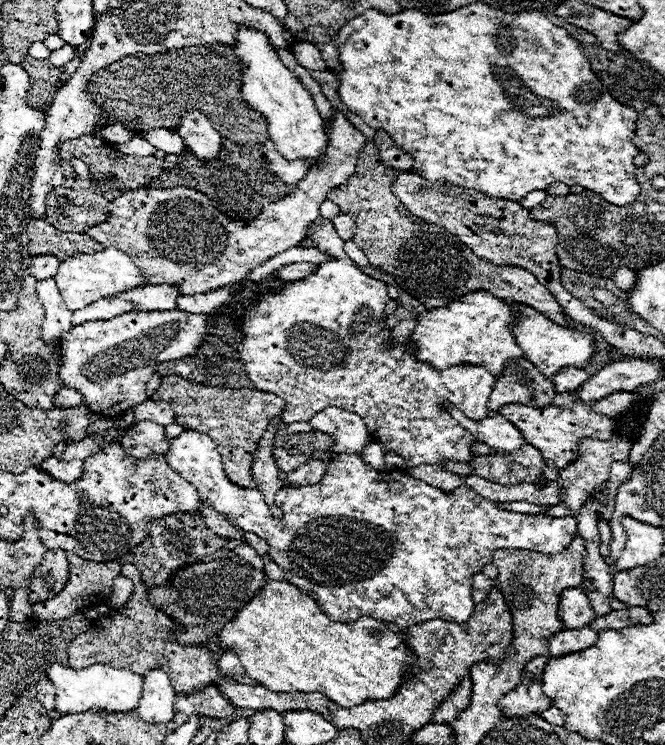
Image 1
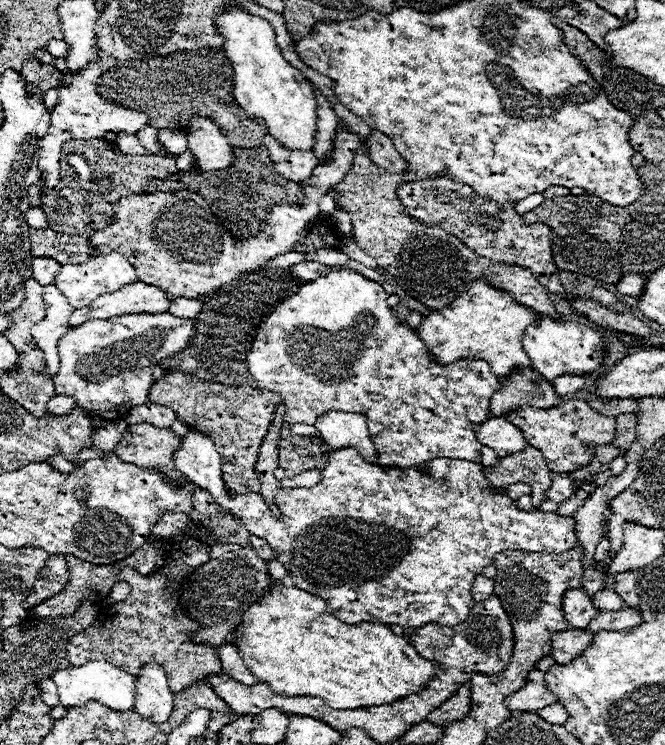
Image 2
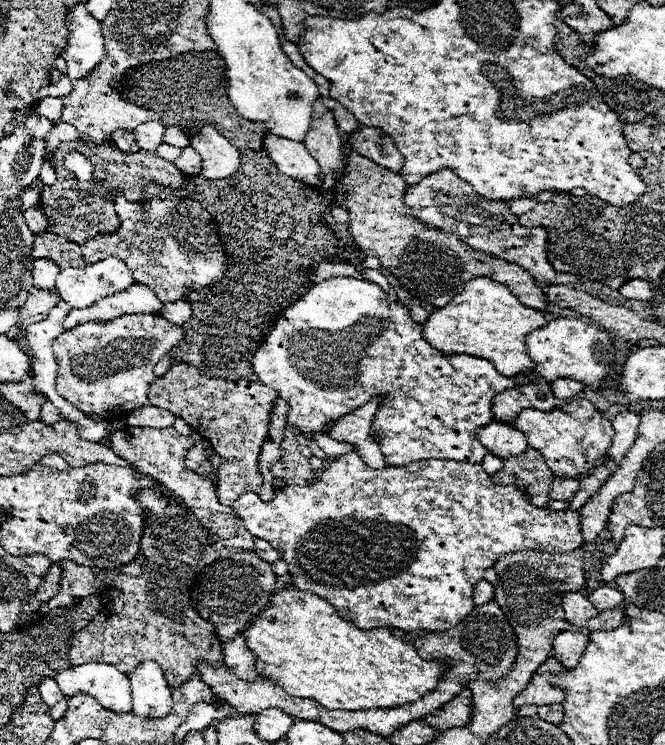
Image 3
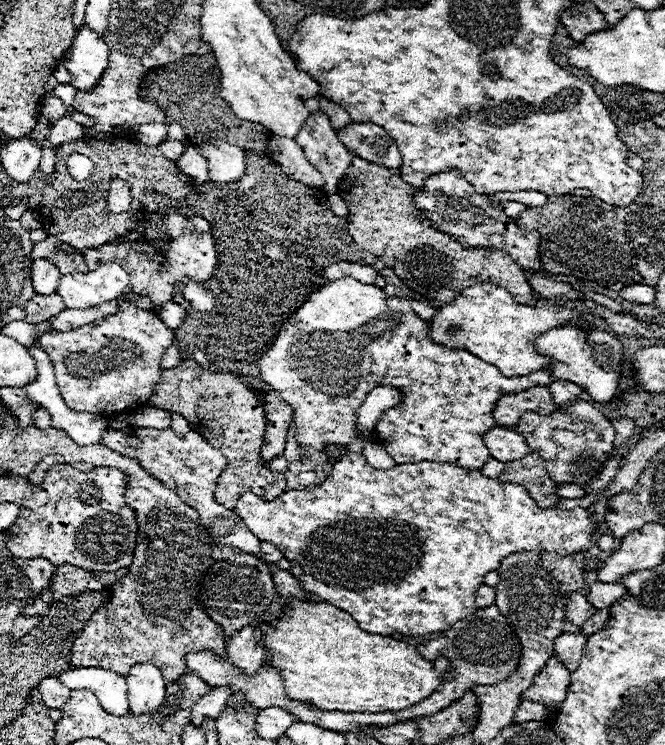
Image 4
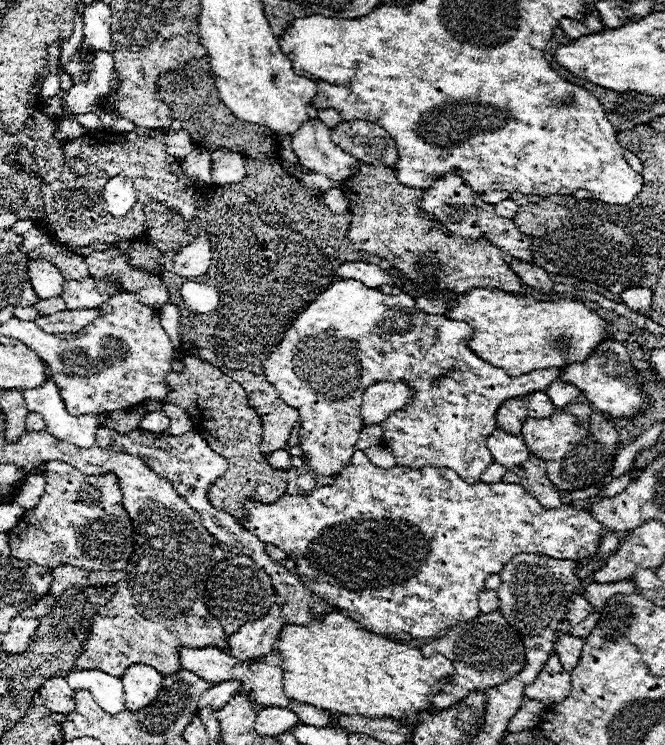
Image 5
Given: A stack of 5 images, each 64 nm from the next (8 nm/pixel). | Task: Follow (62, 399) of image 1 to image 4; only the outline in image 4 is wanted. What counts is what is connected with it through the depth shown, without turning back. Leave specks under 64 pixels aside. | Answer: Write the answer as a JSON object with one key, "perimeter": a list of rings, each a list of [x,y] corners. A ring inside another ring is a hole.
{"perimeter":[[[38,408],[36,412],[34,412],[34,418],[32,418],[32,426],[36,426],[36,428],[50,428],[50,414],[44,410],[44,408]]]}

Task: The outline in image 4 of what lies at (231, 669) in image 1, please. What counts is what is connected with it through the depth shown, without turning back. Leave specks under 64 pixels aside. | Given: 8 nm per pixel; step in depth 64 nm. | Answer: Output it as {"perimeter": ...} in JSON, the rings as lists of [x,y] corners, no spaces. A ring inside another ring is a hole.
{"perimeter":[[[260,624],[242,628],[226,644],[226,656],[228,656],[228,660],[232,664],[236,664],[246,674],[254,674],[262,666],[262,662],[266,660],[264,646],[258,644],[256,638],[254,638],[254,632],[256,632],[258,626]]]}

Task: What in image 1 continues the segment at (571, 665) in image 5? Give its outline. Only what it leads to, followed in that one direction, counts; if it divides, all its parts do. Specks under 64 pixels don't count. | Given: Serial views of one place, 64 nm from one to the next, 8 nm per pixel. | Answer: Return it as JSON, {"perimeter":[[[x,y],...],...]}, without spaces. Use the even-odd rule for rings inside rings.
{"perimeter":[[[590,626],[580,628],[580,630],[560,630],[560,632],[556,632],[556,636],[552,636],[550,656],[560,658],[560,656],[572,654],[572,652],[590,648],[590,646],[594,646],[596,638],[598,638],[598,634]]]}

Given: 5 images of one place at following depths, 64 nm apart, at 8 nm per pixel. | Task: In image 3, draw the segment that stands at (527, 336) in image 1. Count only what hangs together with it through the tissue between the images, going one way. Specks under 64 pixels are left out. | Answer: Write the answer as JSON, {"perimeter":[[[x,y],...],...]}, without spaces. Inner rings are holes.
{"perimeter":[[[576,318],[552,320],[546,328],[530,332],[526,338],[526,350],[536,364],[534,370],[548,382],[556,378],[574,378],[584,382],[592,390],[600,390],[610,378],[616,354],[612,338],[604,330],[584,324]]]}

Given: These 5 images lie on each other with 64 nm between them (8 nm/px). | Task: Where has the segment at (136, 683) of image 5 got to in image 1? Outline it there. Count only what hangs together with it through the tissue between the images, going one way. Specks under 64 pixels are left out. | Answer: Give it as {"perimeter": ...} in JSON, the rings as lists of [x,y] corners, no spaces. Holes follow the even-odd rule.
{"perimeter":[[[152,668],[144,674],[144,688],[136,712],[150,724],[164,724],[174,718],[174,688],[164,670]]]}

